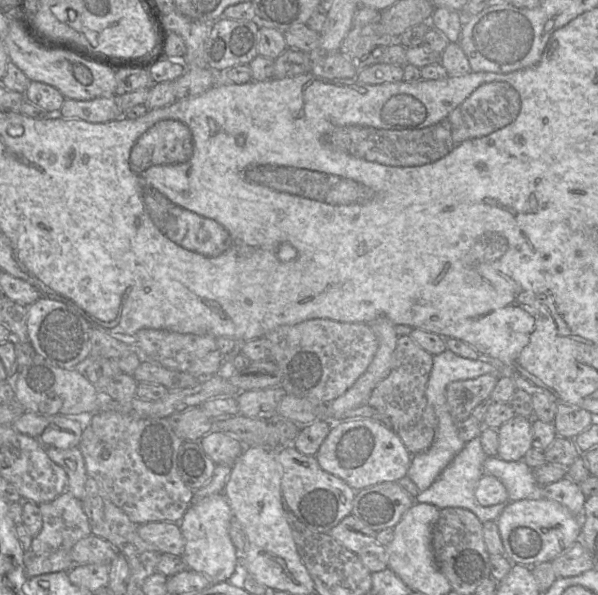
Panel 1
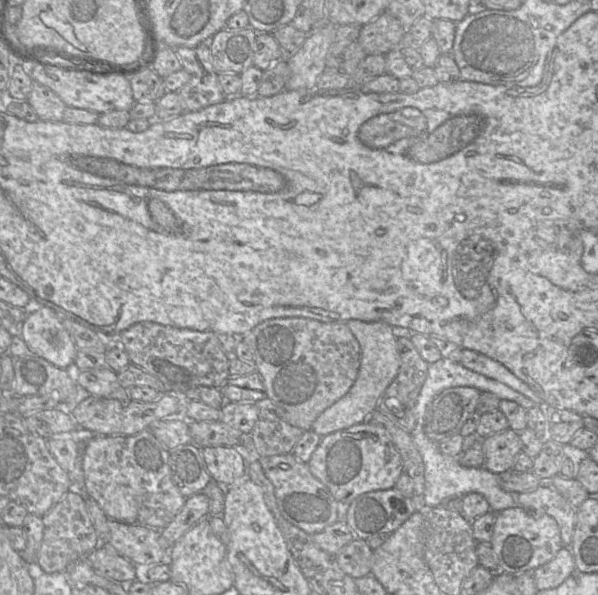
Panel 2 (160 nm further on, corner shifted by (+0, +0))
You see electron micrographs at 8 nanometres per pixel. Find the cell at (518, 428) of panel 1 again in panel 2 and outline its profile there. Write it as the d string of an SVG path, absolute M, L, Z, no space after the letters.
M508 428L482 439L485 454L484 467L493 473L503 473L513 469L517 455L521 452L519 432Z

